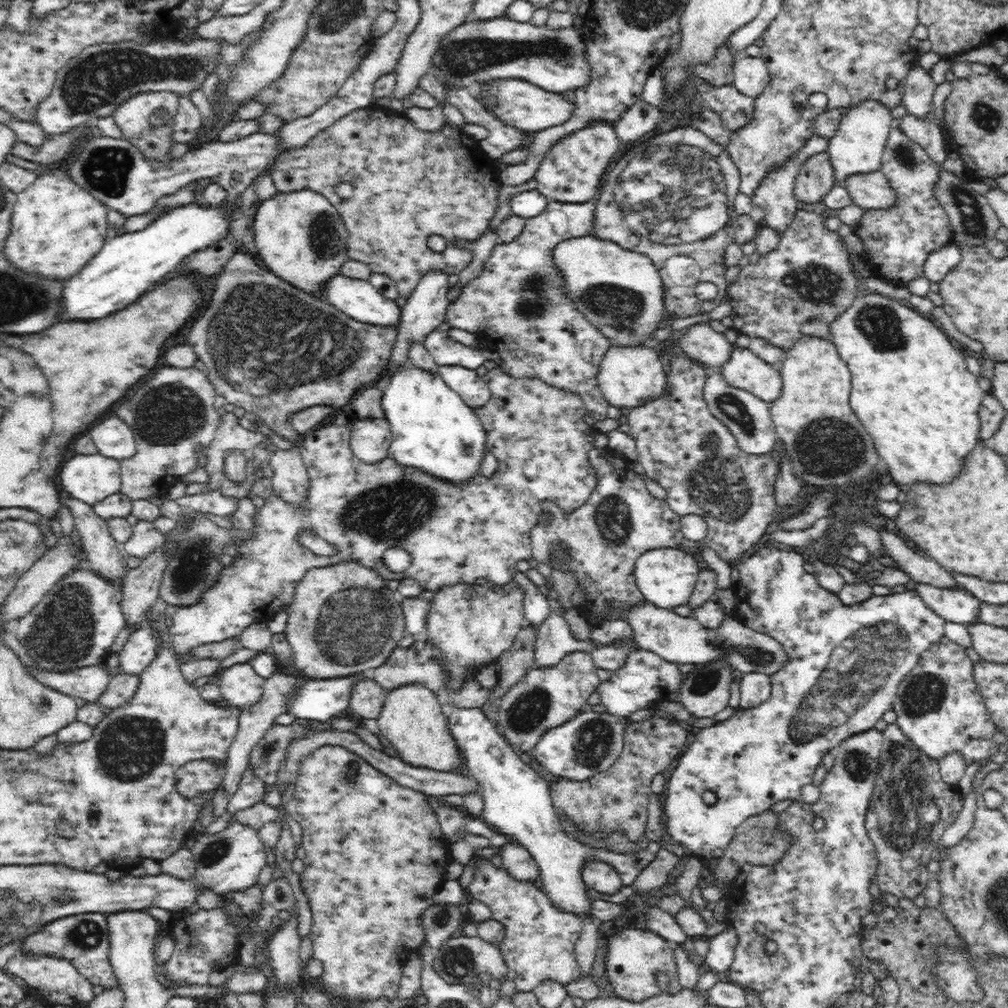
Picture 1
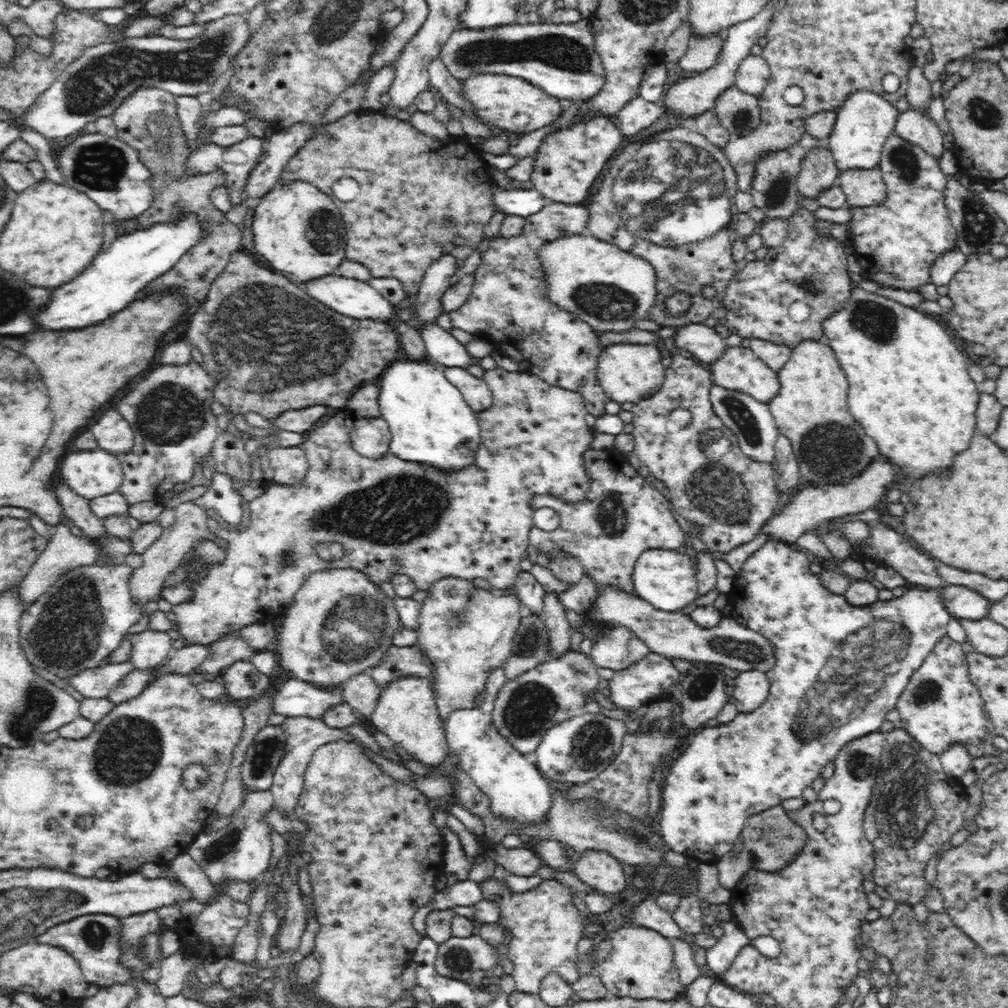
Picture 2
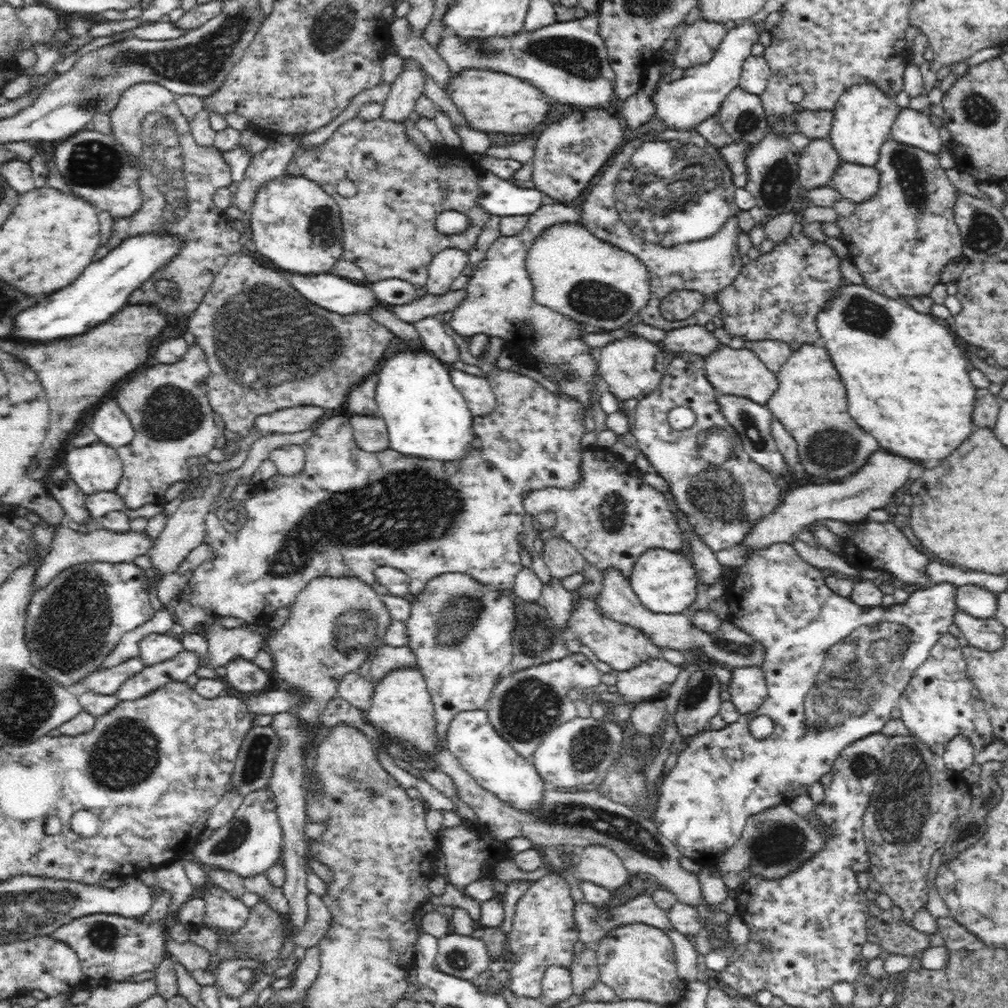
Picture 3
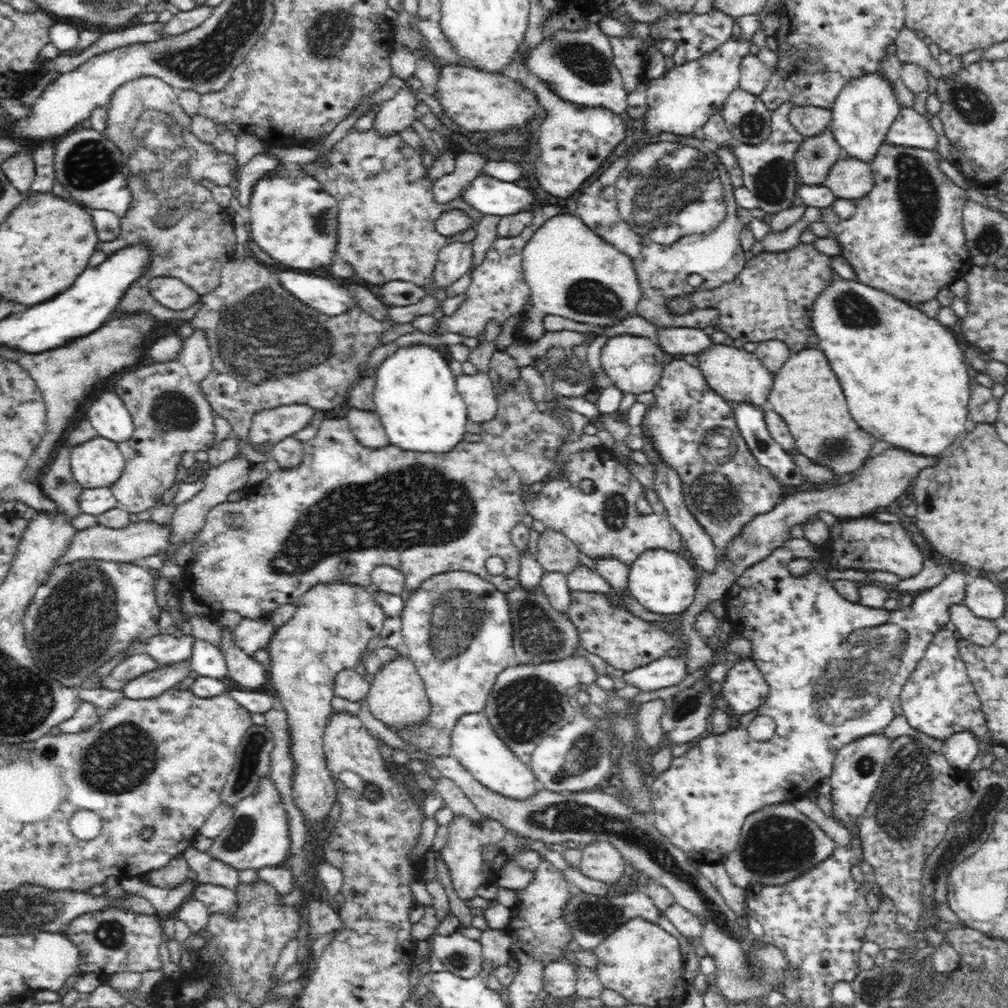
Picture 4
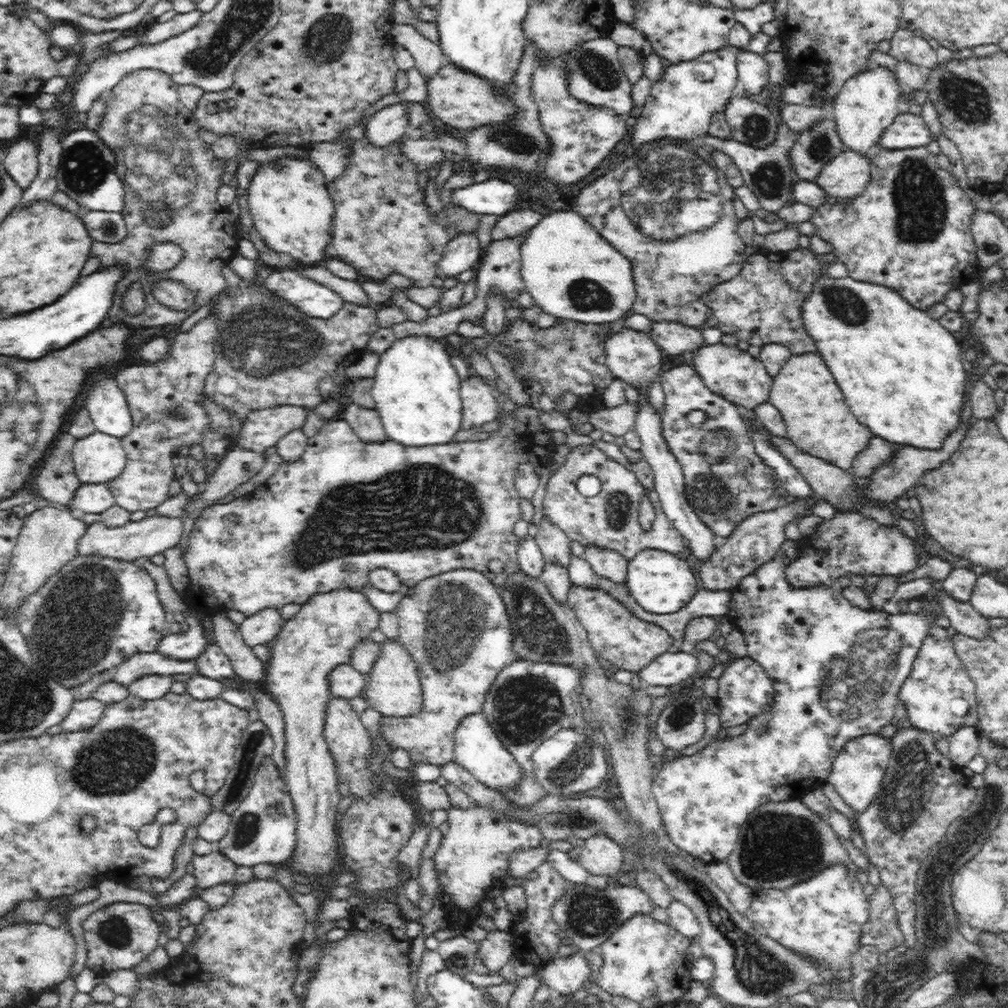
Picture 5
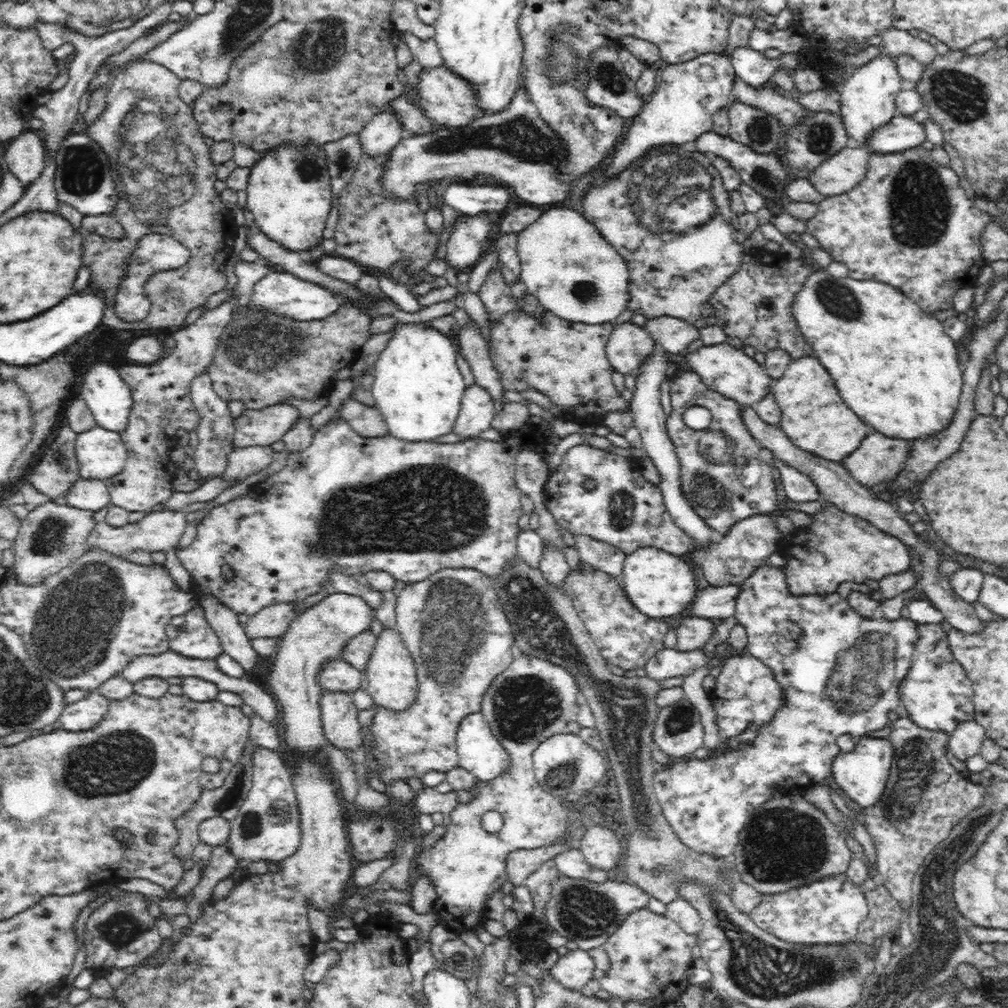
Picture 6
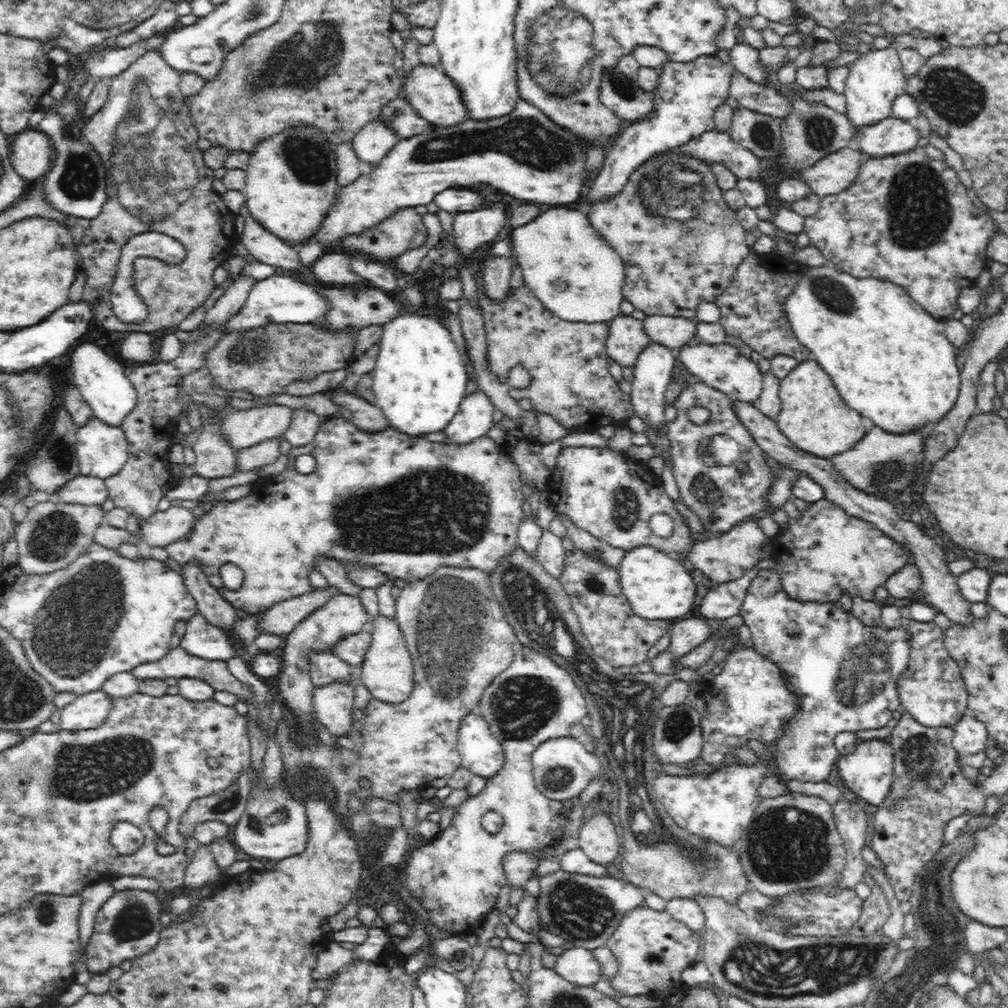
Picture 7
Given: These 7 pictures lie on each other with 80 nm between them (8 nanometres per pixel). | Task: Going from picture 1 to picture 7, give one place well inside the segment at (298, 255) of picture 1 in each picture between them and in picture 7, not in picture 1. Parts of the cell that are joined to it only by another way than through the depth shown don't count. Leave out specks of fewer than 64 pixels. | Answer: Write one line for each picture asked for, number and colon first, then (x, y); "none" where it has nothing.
2: (297, 228)
3: (296, 224)
4: (293, 220)
5: (291, 208)
6: (288, 191)
7: (290, 183)

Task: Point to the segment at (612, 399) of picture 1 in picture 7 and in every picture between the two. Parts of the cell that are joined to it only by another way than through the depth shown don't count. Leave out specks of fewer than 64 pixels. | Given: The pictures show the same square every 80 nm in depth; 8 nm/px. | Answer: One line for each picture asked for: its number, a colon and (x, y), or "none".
2: (627, 372)
3: (632, 367)
4: (634, 364)
5: (633, 357)
6: (628, 347)
7: (626, 340)

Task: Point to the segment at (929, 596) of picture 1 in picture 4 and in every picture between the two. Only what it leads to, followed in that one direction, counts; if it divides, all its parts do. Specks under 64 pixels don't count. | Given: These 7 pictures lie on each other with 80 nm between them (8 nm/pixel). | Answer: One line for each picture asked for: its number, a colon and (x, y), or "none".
2: (961, 602)
3: (978, 602)
4: (986, 600)

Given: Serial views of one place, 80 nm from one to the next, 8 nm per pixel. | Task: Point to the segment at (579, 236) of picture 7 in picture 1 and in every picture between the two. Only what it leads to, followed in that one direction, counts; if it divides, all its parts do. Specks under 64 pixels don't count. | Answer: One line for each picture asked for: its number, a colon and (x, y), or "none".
1: (621, 293)
2: (611, 289)
3: (575, 274)
4: (572, 273)
5: (571, 272)
6: (573, 271)

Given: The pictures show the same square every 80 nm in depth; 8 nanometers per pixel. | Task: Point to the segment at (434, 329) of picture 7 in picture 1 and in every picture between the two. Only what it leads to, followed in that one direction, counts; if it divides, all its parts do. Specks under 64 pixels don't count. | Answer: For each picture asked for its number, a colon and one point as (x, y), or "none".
1: (433, 430)
2: (430, 422)
3: (426, 416)
4: (415, 395)
5: (415, 389)
6: (416, 386)

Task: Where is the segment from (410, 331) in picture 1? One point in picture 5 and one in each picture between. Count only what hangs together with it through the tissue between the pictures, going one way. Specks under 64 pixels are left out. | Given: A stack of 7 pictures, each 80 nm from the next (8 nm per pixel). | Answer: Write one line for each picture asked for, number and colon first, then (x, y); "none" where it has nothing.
2: (426, 307)
3: (447, 265)
4: (455, 261)
5: (463, 252)

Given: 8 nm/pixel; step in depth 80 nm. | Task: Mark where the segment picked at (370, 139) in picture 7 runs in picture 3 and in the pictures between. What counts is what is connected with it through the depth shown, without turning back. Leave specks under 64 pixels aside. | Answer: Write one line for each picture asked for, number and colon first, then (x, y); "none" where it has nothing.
3: (404, 92)
4: (394, 115)
5: (389, 124)
6: (384, 132)

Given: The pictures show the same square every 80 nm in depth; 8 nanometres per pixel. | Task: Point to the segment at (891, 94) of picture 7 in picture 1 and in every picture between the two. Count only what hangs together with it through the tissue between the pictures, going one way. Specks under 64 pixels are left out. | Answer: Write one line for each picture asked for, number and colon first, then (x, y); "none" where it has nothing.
1: (859, 142)
2: (865, 120)
3: (863, 117)
4: (863, 112)
5: (867, 104)
6: (867, 99)

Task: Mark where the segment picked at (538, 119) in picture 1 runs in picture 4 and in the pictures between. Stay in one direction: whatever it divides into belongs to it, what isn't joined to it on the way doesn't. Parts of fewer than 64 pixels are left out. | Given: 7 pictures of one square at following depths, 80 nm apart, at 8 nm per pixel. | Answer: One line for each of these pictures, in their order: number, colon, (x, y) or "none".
2: (507, 102)
3: (491, 101)
4: (480, 101)

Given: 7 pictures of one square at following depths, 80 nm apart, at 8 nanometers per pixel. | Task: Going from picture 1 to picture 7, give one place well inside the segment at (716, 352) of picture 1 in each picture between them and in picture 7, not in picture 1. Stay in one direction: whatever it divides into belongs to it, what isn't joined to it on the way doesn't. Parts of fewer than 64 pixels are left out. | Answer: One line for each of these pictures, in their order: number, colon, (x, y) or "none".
2: (706, 345)
3: (696, 339)
4: (681, 341)
5: (674, 339)
6: (673, 335)
7: (673, 333)

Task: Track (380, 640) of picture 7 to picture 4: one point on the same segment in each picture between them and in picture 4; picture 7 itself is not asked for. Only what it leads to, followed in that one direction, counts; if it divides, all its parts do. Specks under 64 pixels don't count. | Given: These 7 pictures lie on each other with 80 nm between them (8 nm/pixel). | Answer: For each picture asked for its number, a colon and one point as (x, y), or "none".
4: (397, 697)
5: (395, 690)
6: (391, 671)

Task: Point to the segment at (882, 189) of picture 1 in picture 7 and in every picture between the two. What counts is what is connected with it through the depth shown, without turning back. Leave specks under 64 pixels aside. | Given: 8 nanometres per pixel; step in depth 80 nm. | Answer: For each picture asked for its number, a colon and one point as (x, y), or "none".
2: (865, 188)
3: (857, 183)
4: (848, 177)
5: (847, 175)
6: (838, 174)
7: (837, 171)

